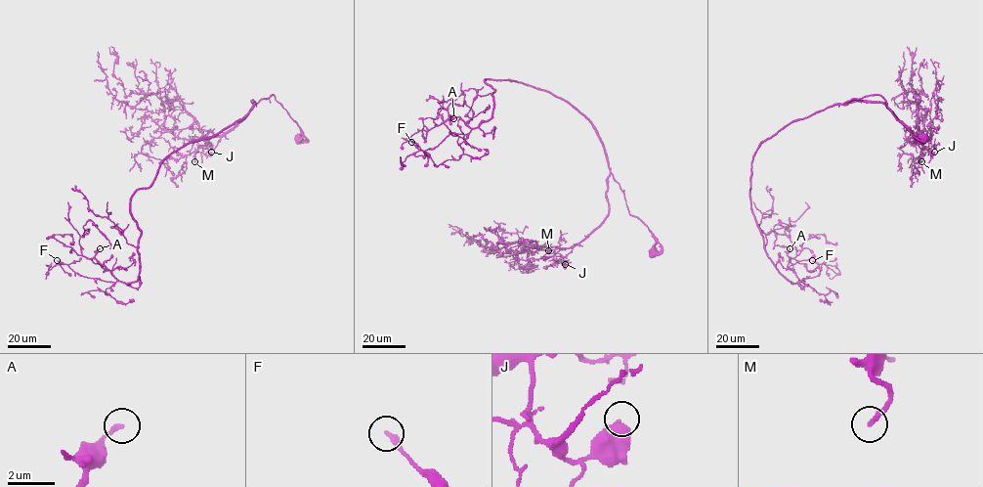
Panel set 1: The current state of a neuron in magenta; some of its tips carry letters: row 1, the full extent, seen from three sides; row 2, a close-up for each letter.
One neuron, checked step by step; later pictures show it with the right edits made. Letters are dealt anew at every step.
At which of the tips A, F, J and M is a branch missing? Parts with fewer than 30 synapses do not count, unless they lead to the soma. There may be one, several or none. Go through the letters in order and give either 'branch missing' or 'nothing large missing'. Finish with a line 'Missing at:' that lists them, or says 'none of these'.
A: nothing large missing
F: nothing large missing
J: nothing large missing
M: branch missing
Missing at: M

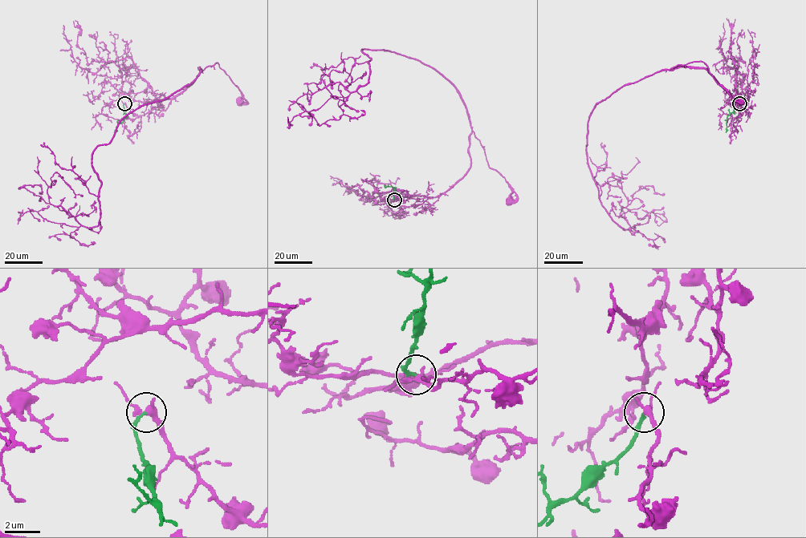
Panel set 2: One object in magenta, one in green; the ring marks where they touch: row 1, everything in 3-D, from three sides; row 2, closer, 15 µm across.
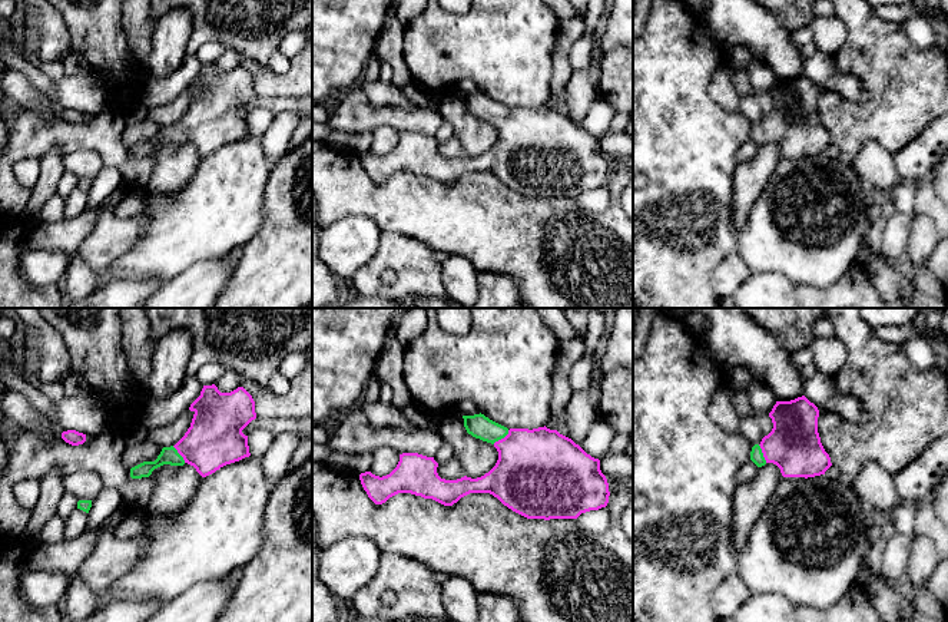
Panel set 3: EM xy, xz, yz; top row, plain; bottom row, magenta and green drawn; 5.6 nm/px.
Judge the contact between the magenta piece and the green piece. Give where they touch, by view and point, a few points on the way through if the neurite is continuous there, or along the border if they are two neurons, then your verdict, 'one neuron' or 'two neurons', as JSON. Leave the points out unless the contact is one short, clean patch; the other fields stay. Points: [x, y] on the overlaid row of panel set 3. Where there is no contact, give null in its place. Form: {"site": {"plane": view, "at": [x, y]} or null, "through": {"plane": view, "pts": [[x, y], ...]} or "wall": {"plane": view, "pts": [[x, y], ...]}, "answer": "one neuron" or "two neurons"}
{"site": {"plane": "xz", "at": [501, 439]}, "through": {"plane": "xz", "pts": [[536, 467], [514, 446], [501, 439], [479, 426]]}, "answer": "one neuron"}

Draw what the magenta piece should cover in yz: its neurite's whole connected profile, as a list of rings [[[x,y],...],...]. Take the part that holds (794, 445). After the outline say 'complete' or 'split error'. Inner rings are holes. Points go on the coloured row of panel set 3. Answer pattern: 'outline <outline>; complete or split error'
outline [[[805,396],[776,401],[772,411],[772,431],[755,444],[750,460],[762,467],[773,463],[783,477],[815,477],[832,466],[818,433],[818,407]]]; split error

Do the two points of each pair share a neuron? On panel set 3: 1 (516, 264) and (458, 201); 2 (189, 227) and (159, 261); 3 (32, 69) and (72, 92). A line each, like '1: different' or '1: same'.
1: same
2: same
3: same

